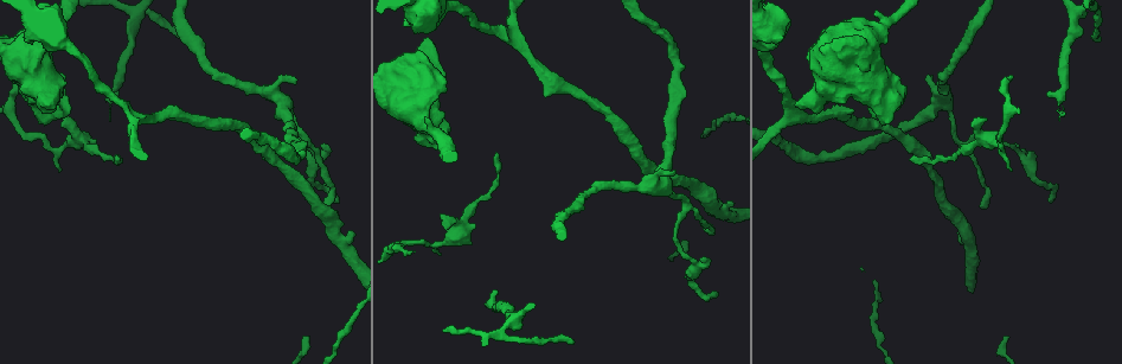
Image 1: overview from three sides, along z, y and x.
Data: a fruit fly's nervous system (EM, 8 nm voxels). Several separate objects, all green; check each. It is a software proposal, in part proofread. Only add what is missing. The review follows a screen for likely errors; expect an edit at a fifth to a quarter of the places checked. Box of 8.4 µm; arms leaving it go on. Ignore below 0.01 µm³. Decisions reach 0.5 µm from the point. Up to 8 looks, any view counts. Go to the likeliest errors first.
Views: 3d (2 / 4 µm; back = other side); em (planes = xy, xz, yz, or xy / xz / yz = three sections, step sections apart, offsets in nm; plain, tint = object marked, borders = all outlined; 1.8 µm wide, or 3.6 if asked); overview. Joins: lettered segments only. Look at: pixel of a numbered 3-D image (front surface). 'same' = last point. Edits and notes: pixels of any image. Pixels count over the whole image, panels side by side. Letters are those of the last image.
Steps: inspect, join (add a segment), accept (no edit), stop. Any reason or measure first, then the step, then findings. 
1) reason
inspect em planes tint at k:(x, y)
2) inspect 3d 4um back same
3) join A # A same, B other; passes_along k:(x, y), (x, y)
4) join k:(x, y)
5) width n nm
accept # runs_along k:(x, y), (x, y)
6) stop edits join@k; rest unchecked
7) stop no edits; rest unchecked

an open end
inspect 3d 2um at 1:(412, 250)

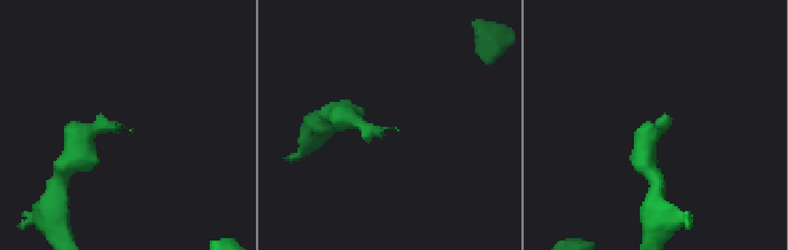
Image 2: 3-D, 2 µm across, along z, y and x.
shape alone is not enough
inspect em xy step 8 borders at 2:(657, 128)

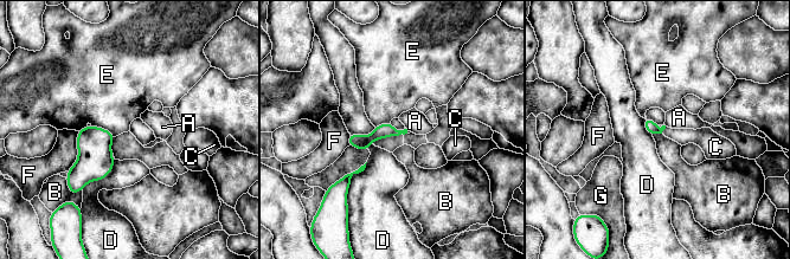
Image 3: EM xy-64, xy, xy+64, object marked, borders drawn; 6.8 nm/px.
inspect em planes borders same

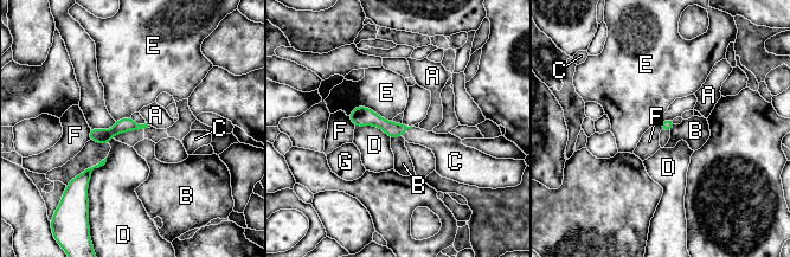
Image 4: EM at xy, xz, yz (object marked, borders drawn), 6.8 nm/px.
width 90 nm; longest_contact E 320 nm
join C # A other, B other, C same, D other, E other, F other, G other; the neuron continues

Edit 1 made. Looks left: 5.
inspect em yz step 4 borders at 1:(674, 174)

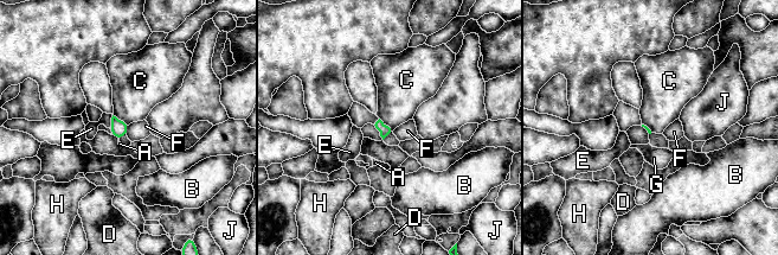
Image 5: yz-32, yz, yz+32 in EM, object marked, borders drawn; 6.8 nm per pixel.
inspect em planes borders same

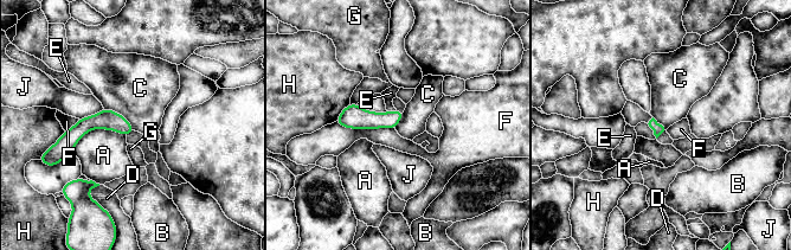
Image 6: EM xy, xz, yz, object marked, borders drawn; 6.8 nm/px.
accept # A other, B other, C other, D other, E other, F other, G other, H other, J other; runs_along 6:(129, 128), (90, 122), (64, 142); no lettered segment goes on from it

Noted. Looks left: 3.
calibre changes
inspect em planes borders at 1:(955, 156)

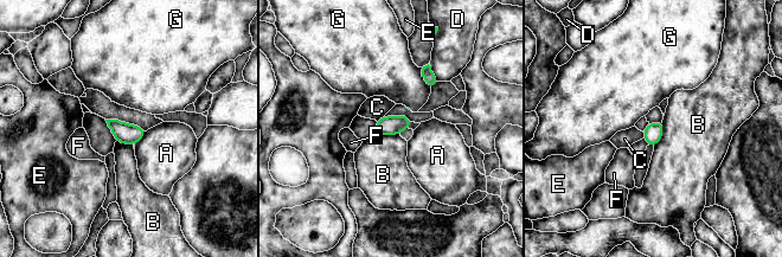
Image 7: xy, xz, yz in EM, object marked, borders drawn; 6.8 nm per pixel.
accept # A other, B other, C other, D other, E other, F other, G other; border 7:(373, 134), (399, 135); none of them fits

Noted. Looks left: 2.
an open end
inspect em planes borders at 1:(48, 105)

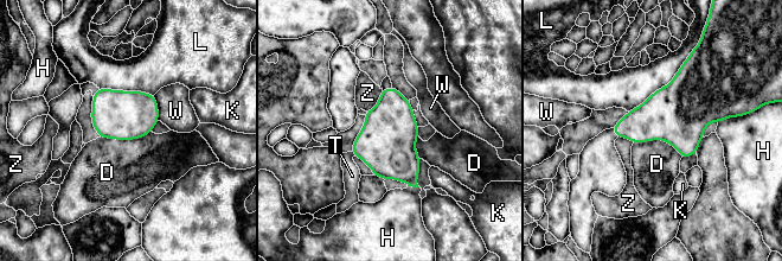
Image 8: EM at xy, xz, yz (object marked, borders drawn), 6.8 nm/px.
longest_contact L 550 nm
accept # D other, H other, K other, L other, T other, W other, Z other; border 8:(152, 132), (135, 139), (100, 138); no lettered segment goes on from it

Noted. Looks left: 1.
stop edits join@4; rest unchecked

